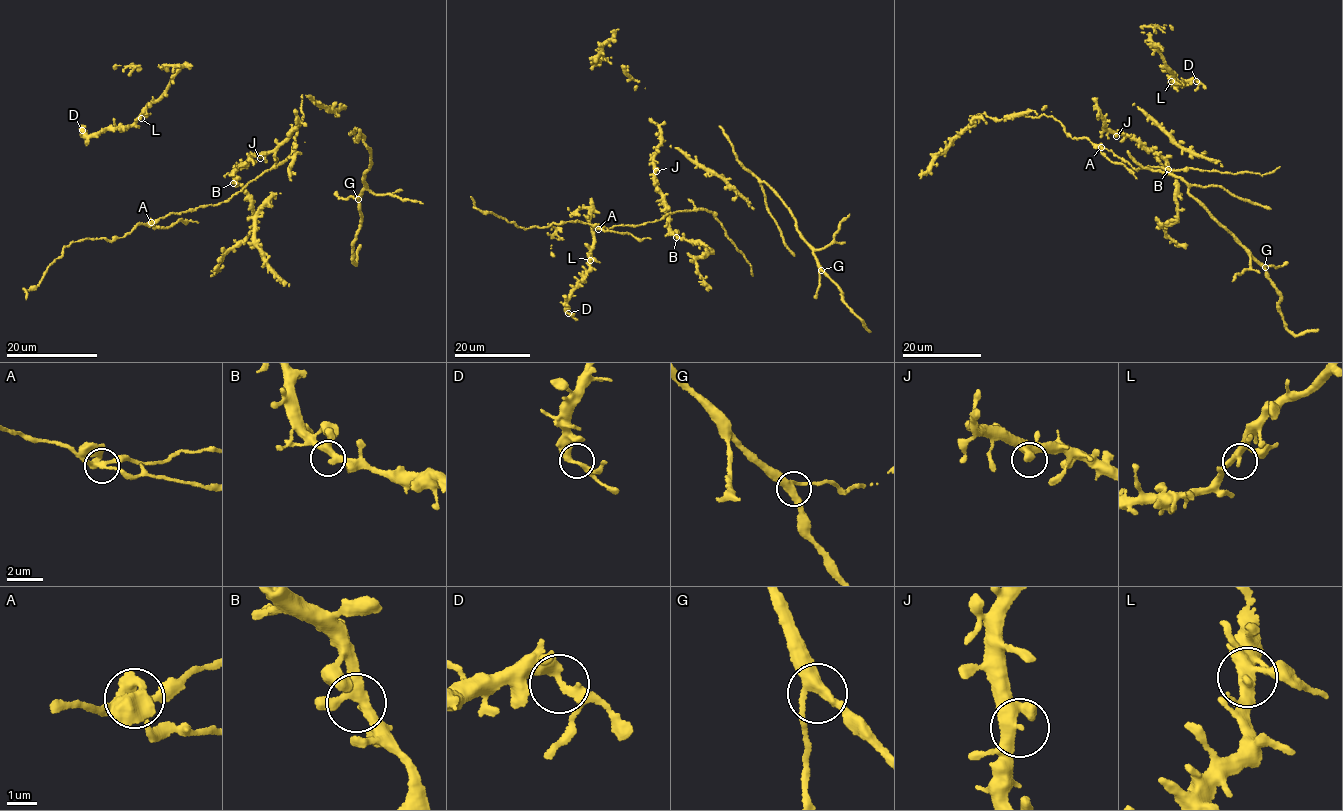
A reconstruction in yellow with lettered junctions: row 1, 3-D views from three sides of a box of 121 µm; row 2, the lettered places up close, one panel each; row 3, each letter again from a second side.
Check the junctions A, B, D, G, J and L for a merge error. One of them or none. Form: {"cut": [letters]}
{"cut": ["A"]}

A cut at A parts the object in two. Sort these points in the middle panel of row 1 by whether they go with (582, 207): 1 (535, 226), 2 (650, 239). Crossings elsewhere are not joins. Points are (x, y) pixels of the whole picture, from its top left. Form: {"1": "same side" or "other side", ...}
{"1": "other side", "2": "other side"}

